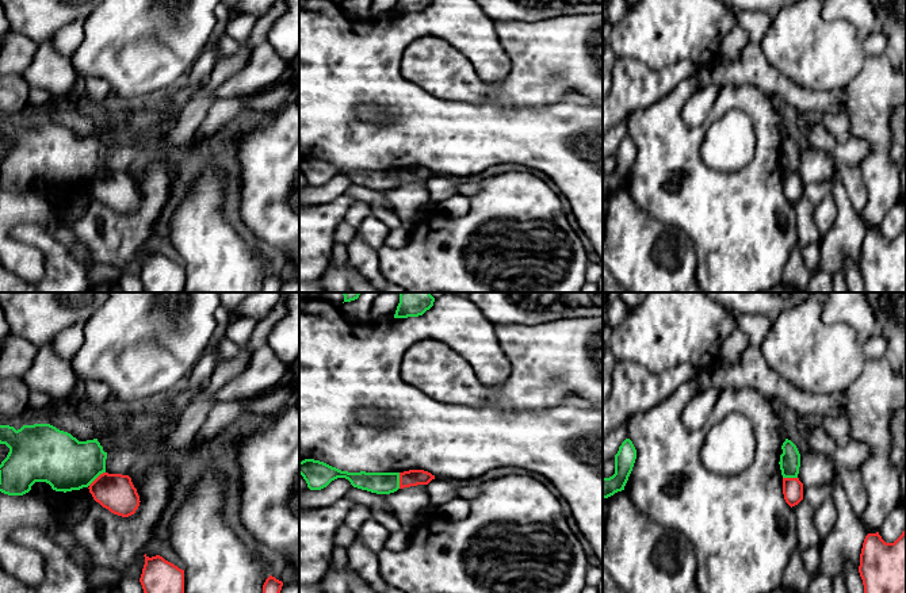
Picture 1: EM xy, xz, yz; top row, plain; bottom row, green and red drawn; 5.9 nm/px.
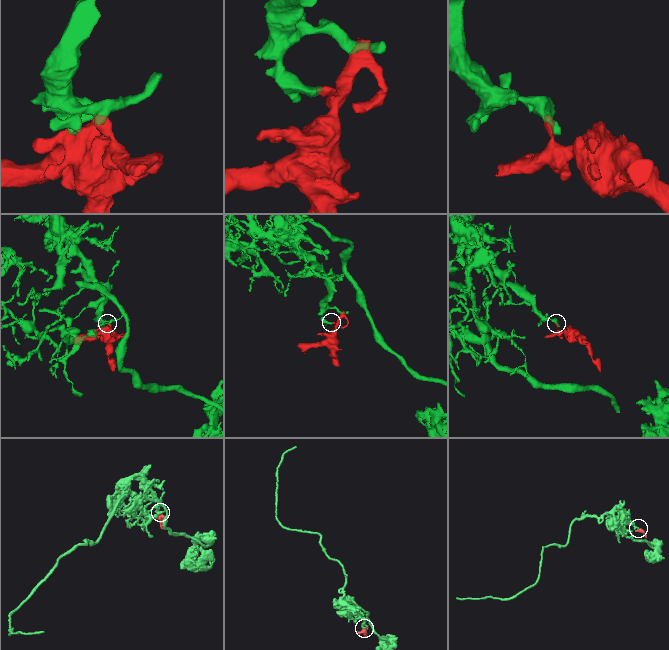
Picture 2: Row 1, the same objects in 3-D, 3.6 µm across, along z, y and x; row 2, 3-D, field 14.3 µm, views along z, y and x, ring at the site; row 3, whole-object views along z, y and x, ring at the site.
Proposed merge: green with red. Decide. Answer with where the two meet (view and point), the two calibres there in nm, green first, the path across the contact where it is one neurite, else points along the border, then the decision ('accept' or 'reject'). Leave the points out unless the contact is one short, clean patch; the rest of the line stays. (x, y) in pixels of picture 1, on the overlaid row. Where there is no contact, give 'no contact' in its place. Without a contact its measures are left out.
meets green in xy at (96, 477); 320 nm thick on the green side, 220 nm on the other; border along xy (104, 471), (88, 485); reject

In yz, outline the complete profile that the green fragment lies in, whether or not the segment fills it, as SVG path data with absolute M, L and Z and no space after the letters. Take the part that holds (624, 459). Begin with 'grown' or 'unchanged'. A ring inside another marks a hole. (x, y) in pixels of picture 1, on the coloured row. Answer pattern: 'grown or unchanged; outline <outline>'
unchanged; outline M626 439L615 455L615 474L609 478L603 477L603 498L608 498L624 490L628 477L637 459L637 449L630 439Z

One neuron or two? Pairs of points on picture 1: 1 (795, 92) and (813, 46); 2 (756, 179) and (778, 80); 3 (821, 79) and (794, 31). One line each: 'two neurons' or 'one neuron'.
1: two neurons
2: two neurons
3: one neuron

